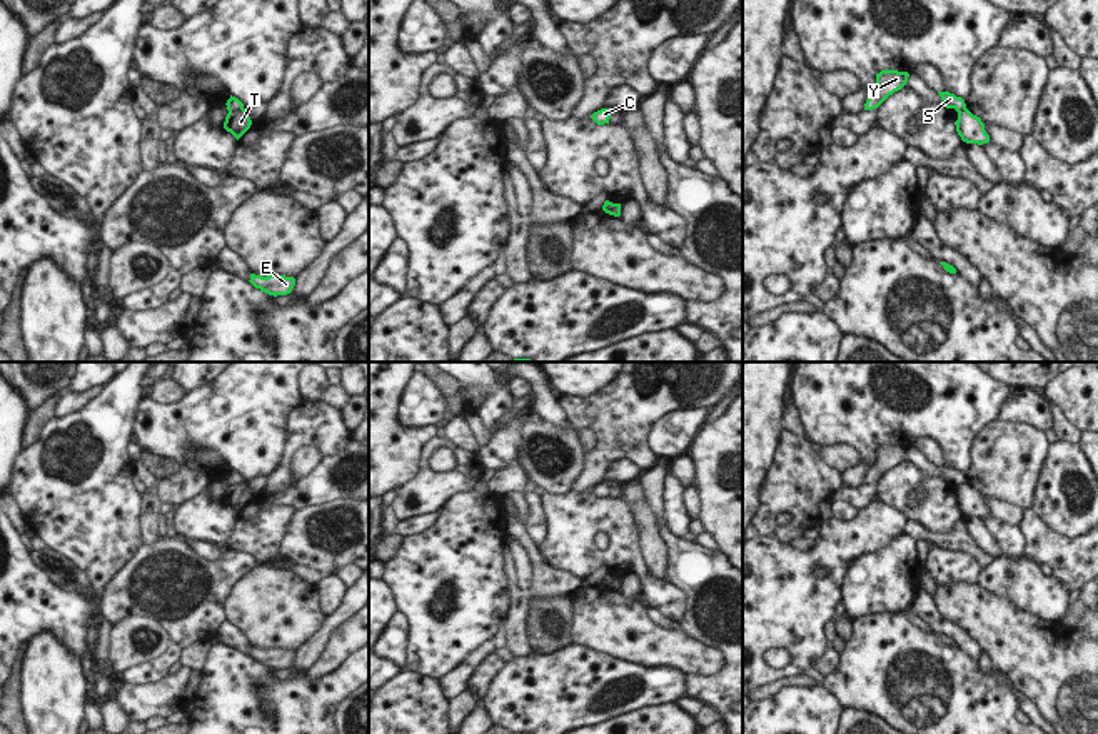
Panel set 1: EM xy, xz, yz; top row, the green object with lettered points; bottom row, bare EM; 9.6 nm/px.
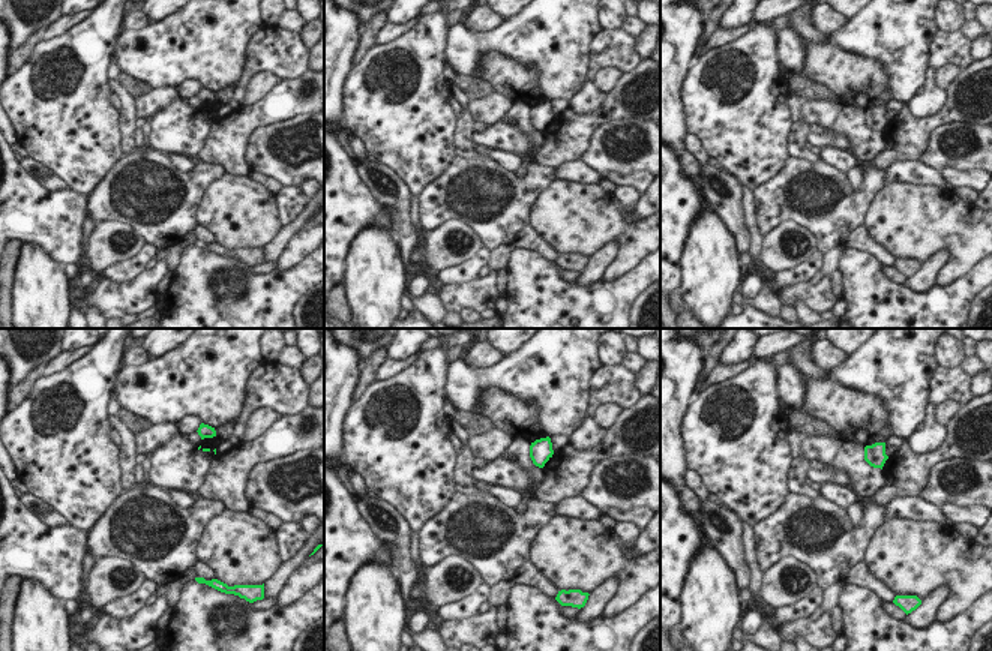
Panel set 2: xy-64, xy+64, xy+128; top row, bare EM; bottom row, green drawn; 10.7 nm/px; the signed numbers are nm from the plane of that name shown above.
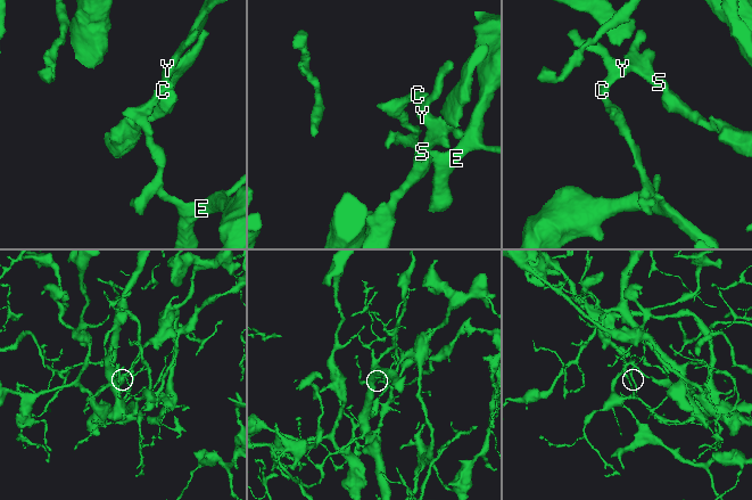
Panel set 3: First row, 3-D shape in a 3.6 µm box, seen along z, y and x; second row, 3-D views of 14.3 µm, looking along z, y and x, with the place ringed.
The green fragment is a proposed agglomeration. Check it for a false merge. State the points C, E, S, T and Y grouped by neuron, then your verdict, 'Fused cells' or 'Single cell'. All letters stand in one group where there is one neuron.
Groups: C E S Y / T. Fused cells

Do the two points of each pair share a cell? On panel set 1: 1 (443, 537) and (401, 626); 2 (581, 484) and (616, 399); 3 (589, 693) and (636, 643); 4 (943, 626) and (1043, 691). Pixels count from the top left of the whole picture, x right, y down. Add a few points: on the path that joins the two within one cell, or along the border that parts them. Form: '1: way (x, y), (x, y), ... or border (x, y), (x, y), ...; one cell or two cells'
1: border (397, 611), (407, 623), (407, 654); two cells
2: way (596, 462), (616, 439), (616, 421); one cell
3: border (584, 644), (623, 659), (659, 668); two cells
4: border (951, 623), (960, 626), (982, 651); two cells

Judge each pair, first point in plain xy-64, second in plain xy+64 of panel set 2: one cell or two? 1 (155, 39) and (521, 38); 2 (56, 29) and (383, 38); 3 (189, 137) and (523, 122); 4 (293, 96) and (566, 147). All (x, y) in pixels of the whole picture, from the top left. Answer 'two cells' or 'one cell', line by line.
1: one cell
2: one cell
3: two cells
4: one cell

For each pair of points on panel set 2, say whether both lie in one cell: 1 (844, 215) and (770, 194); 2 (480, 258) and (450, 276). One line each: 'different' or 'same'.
1: same
2: same

